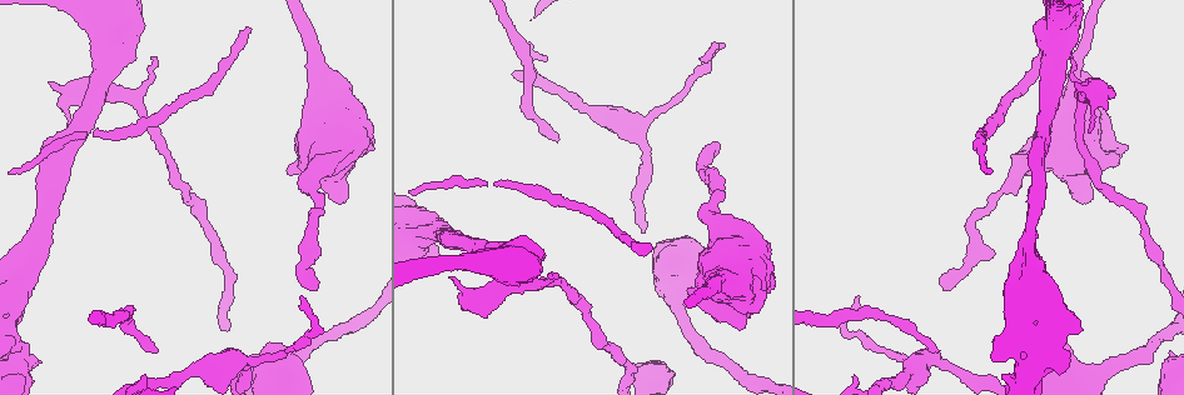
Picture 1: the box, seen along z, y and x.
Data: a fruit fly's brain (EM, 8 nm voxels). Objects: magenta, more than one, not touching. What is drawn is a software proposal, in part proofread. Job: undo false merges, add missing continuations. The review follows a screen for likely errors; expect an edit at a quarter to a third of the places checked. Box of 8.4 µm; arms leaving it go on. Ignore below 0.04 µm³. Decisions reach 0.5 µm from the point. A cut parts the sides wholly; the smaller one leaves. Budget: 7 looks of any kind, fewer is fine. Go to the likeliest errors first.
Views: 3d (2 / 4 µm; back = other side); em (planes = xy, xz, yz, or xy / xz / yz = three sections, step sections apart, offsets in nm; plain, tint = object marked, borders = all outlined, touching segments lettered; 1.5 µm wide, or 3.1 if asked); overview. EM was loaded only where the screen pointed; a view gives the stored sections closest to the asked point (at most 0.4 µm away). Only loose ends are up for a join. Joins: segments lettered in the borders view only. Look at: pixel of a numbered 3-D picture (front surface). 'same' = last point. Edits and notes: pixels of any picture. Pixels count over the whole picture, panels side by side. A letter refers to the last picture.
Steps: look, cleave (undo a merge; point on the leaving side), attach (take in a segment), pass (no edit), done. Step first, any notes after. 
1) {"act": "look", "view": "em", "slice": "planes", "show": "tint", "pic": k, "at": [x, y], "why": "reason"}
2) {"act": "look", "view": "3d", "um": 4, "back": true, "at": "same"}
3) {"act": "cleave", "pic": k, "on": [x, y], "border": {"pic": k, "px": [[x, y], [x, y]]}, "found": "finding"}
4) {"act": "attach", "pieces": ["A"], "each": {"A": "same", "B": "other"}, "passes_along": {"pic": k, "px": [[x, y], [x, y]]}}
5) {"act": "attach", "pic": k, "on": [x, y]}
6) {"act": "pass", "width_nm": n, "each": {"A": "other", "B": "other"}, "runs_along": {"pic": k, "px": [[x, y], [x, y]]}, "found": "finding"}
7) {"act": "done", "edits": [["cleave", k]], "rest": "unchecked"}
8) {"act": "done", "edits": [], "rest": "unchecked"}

{"act": "look", "view": "3d", "um": 2, "pic": 1, "at": [650, 244], "why": "end of a long branch"}

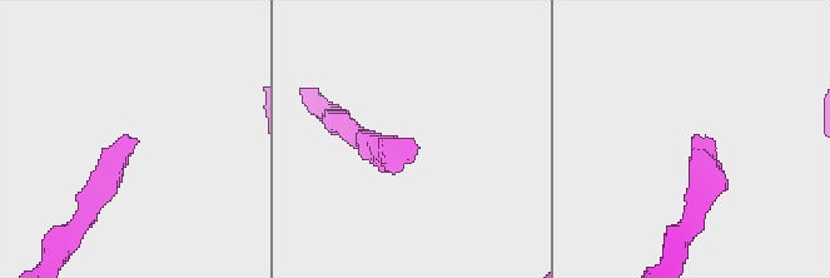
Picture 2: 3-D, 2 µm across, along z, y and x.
{"act": "look", "view": "em", "slice": "xz", "step": 4, "show": "borders", "pic": 2, "at": [137, 141]}

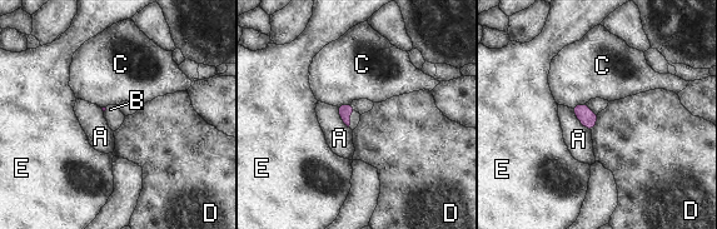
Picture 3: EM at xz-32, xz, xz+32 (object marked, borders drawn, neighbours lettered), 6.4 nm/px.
{"act": "look", "view": "em", "slice": "planes", "show": "borders", "at": "same", "why": "cut it another way"}

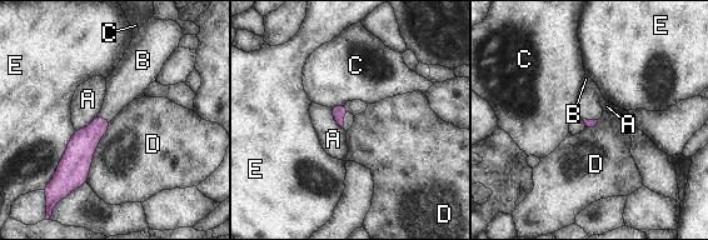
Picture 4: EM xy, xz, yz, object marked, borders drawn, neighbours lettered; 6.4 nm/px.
{"act": "attach", "pieces": ["B"], "each": {"A": "other", "B": "same", "C": "other", "D": "other", "E": "other"}, "passes_along": {"pic": 4, "px": [[338, 111], [343, 120], [348, 118]]}, "found": "it goes on there"}

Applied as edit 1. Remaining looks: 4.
{"act": "look", "view": "overview", "why": "redraw"}

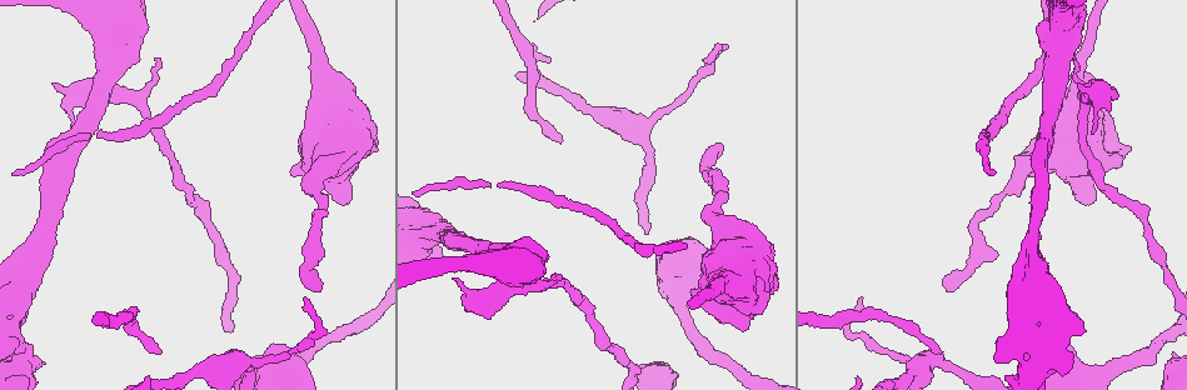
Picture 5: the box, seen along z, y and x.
{"act": "look", "view": "em", "slice": "xy", "step": 4, "show": "borders", "pic": 5, "at": [940, 352], "why": "free end"}

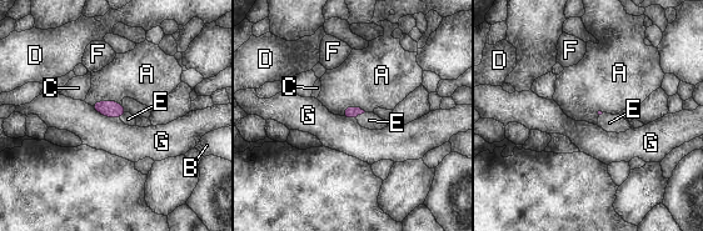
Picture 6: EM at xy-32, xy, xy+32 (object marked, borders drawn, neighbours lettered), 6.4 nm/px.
{"act": "attach", "pieces": ["E"], "each": {"A": "other", "B": "other", "C": "other", "D": "other", "E": "same", "F": "other", "G": "other"}, "passes_along": {"pic": 6, "px": [[350, 111], [359, 114], [369, 120]]}, "found": "the cell continues"}

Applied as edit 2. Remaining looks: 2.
{"act": "done", "edits": [["attach", 4], ["attach", 6]], "rest": "unchecked"}

